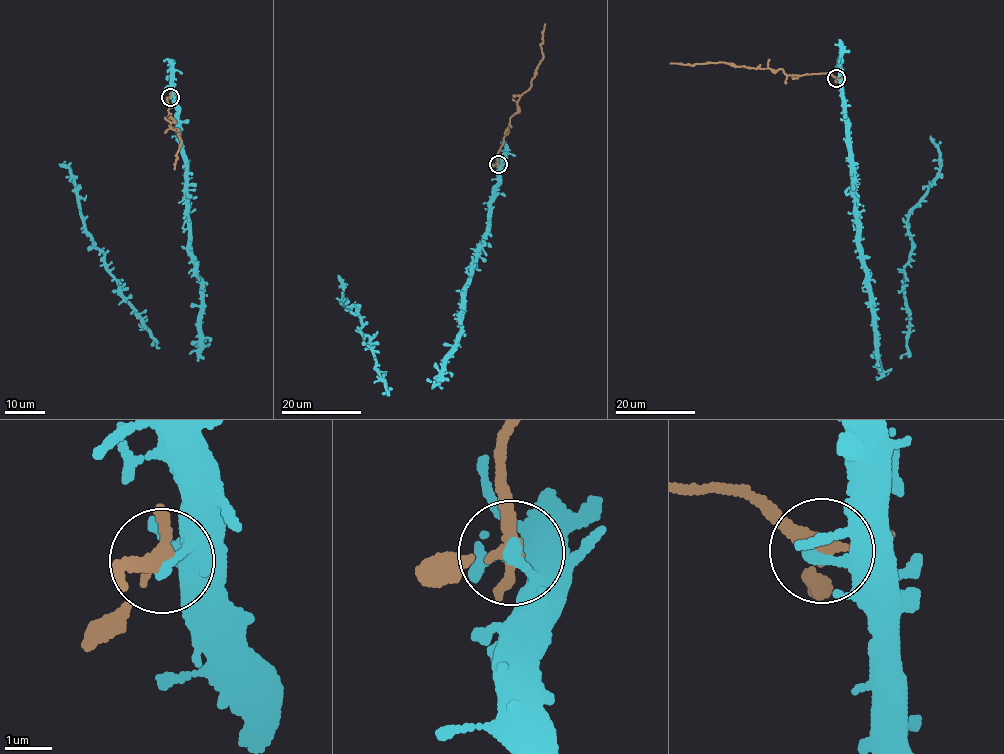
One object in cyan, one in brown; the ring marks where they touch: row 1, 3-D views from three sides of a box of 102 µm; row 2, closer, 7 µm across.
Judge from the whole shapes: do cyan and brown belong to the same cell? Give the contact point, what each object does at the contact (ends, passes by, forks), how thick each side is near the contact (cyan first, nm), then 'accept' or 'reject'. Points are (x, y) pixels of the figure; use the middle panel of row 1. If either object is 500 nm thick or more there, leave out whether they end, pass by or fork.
place (498, 164); cyan ends; brown forks; calibres 280 and 220 nm; reject

